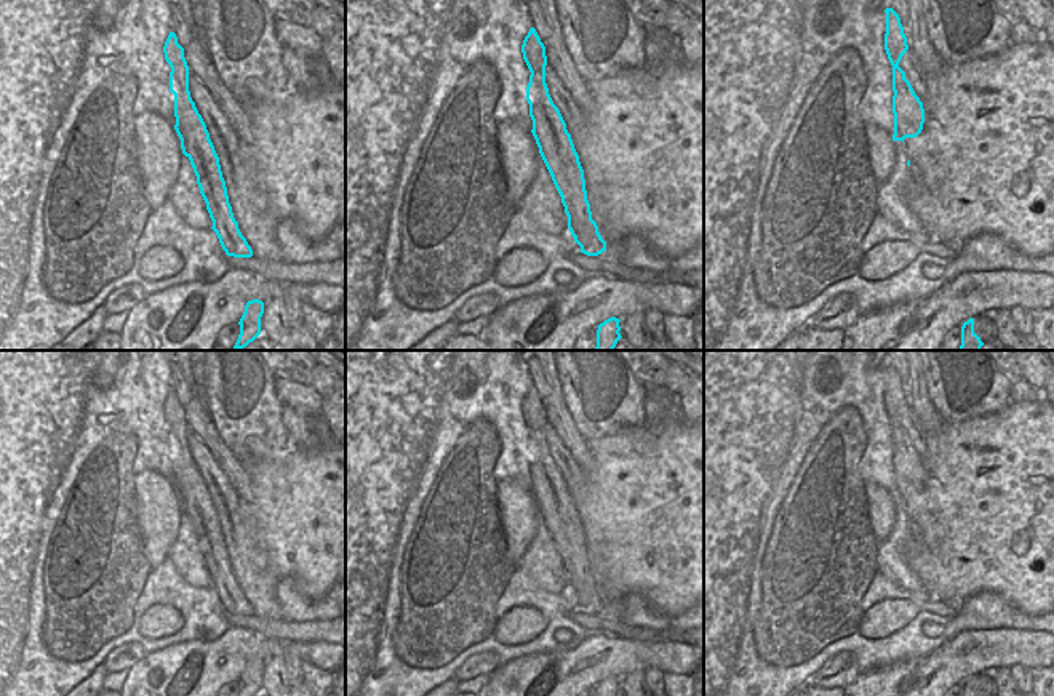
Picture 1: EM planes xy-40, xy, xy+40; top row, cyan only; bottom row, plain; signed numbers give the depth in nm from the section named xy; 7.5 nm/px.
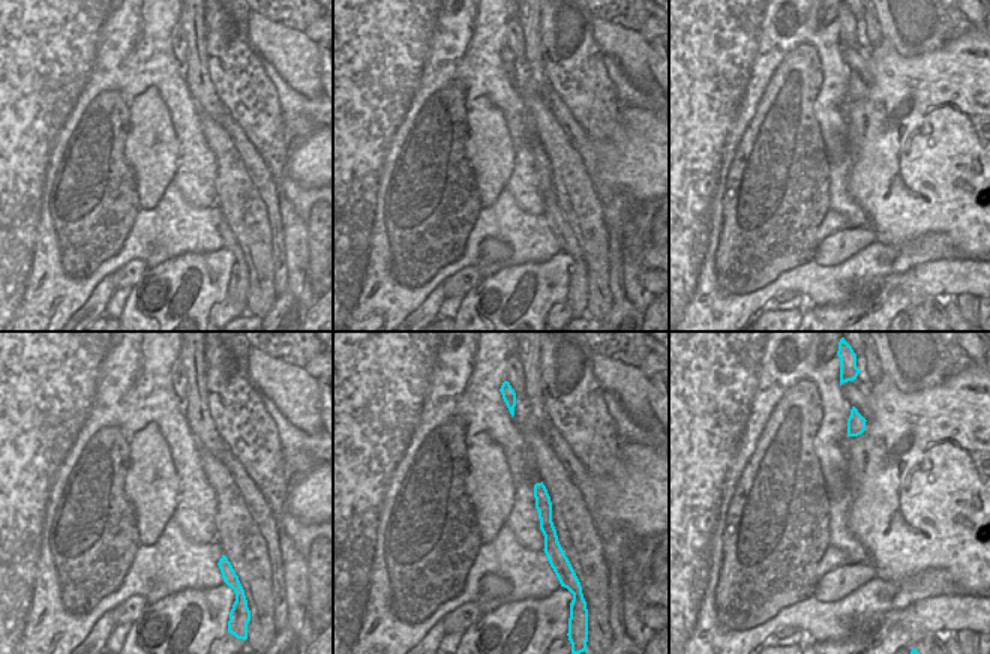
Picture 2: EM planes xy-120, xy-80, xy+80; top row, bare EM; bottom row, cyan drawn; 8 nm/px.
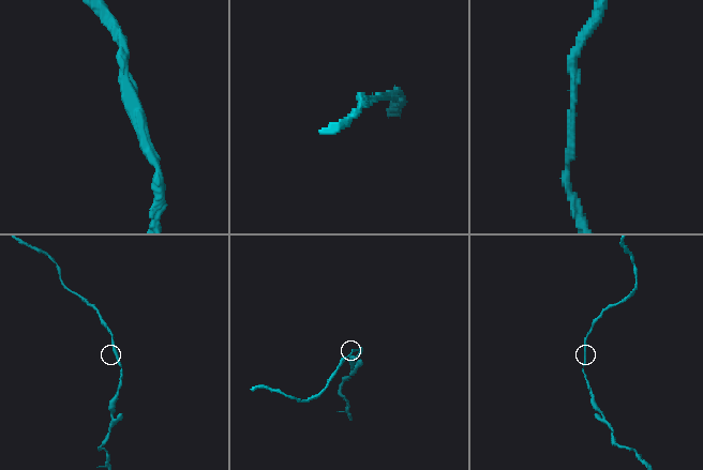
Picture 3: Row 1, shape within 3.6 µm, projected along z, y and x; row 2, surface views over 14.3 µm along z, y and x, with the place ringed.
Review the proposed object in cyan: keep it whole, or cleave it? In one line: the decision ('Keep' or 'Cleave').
Keep

